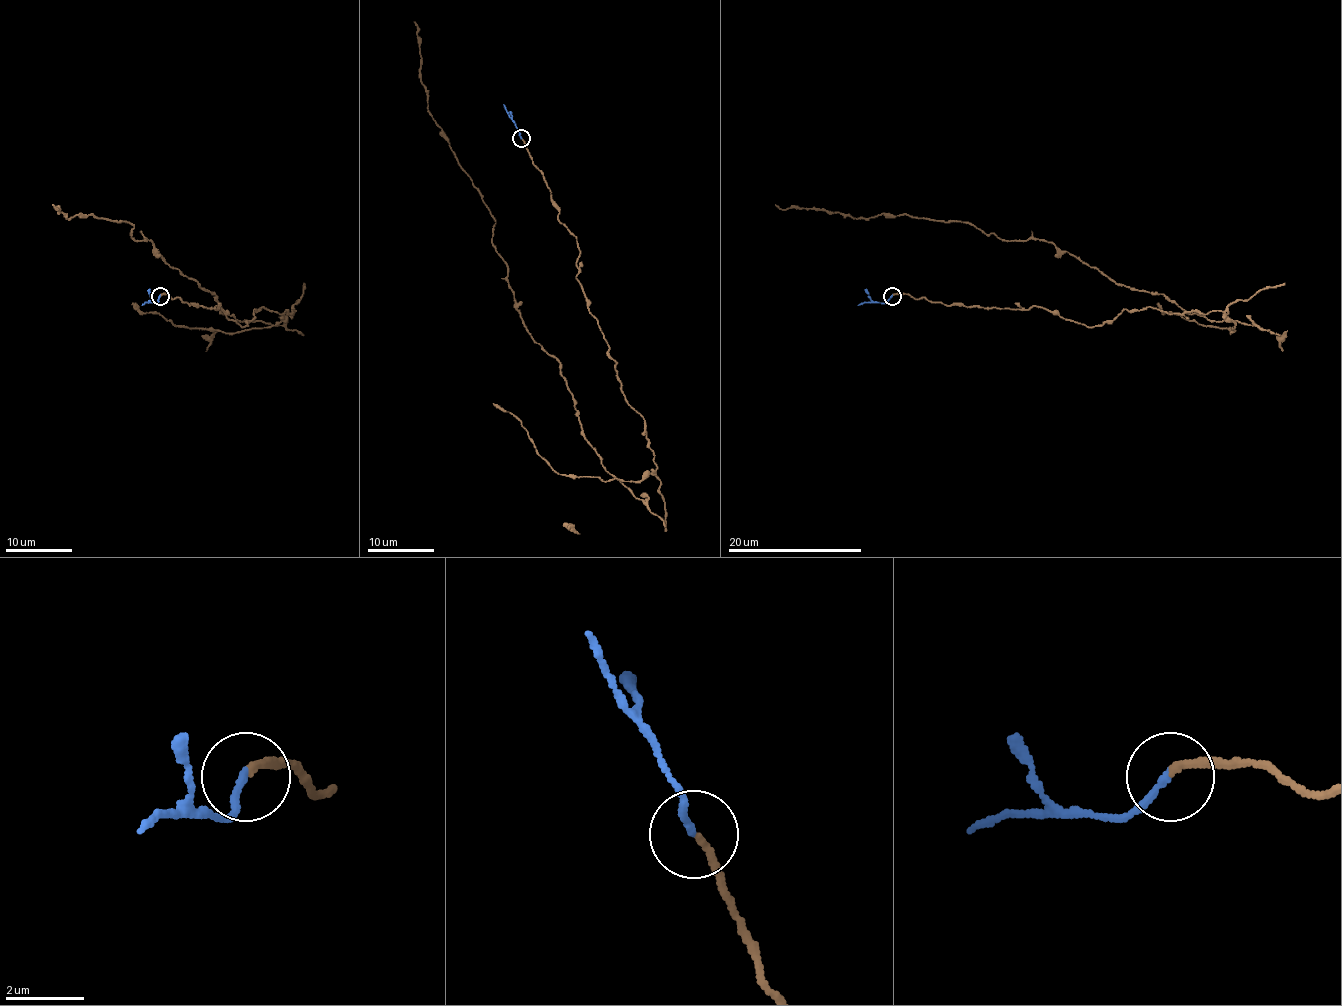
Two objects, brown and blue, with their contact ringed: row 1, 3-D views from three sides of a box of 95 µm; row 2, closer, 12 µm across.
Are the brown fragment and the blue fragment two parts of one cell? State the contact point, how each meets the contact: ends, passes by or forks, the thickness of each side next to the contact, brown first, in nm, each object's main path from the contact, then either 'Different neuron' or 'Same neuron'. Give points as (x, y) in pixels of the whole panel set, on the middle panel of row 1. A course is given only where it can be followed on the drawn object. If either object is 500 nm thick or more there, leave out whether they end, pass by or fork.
Place: (521, 138). At the ring brown ends. At the ring blue ends. Thickness 180 nm (brown) against 180 nm. Course of brown: (522, 139), (644, 419), (639, 481), (605, 470), (530, 334), (495, 219), (428, 110), (413, 22). Course of blue: (522, 139), (503, 104). Same neuron

